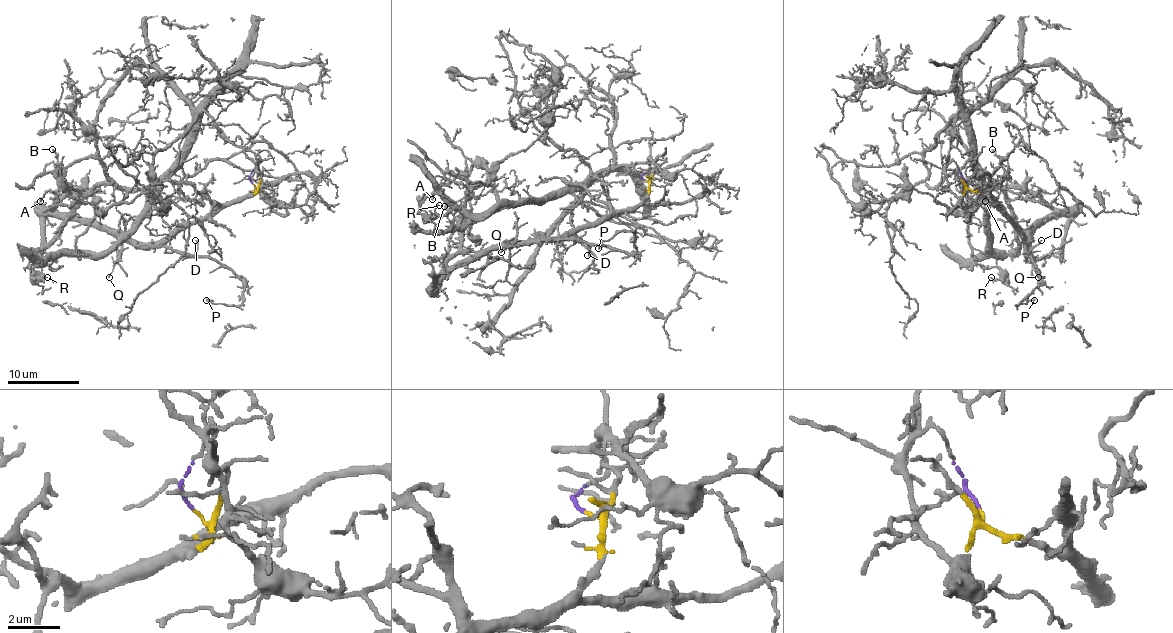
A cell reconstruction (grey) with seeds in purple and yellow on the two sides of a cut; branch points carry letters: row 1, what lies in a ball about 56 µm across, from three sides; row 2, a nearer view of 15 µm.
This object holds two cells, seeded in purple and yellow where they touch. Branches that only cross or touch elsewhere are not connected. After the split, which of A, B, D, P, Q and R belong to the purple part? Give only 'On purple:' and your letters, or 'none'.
On purple: R

